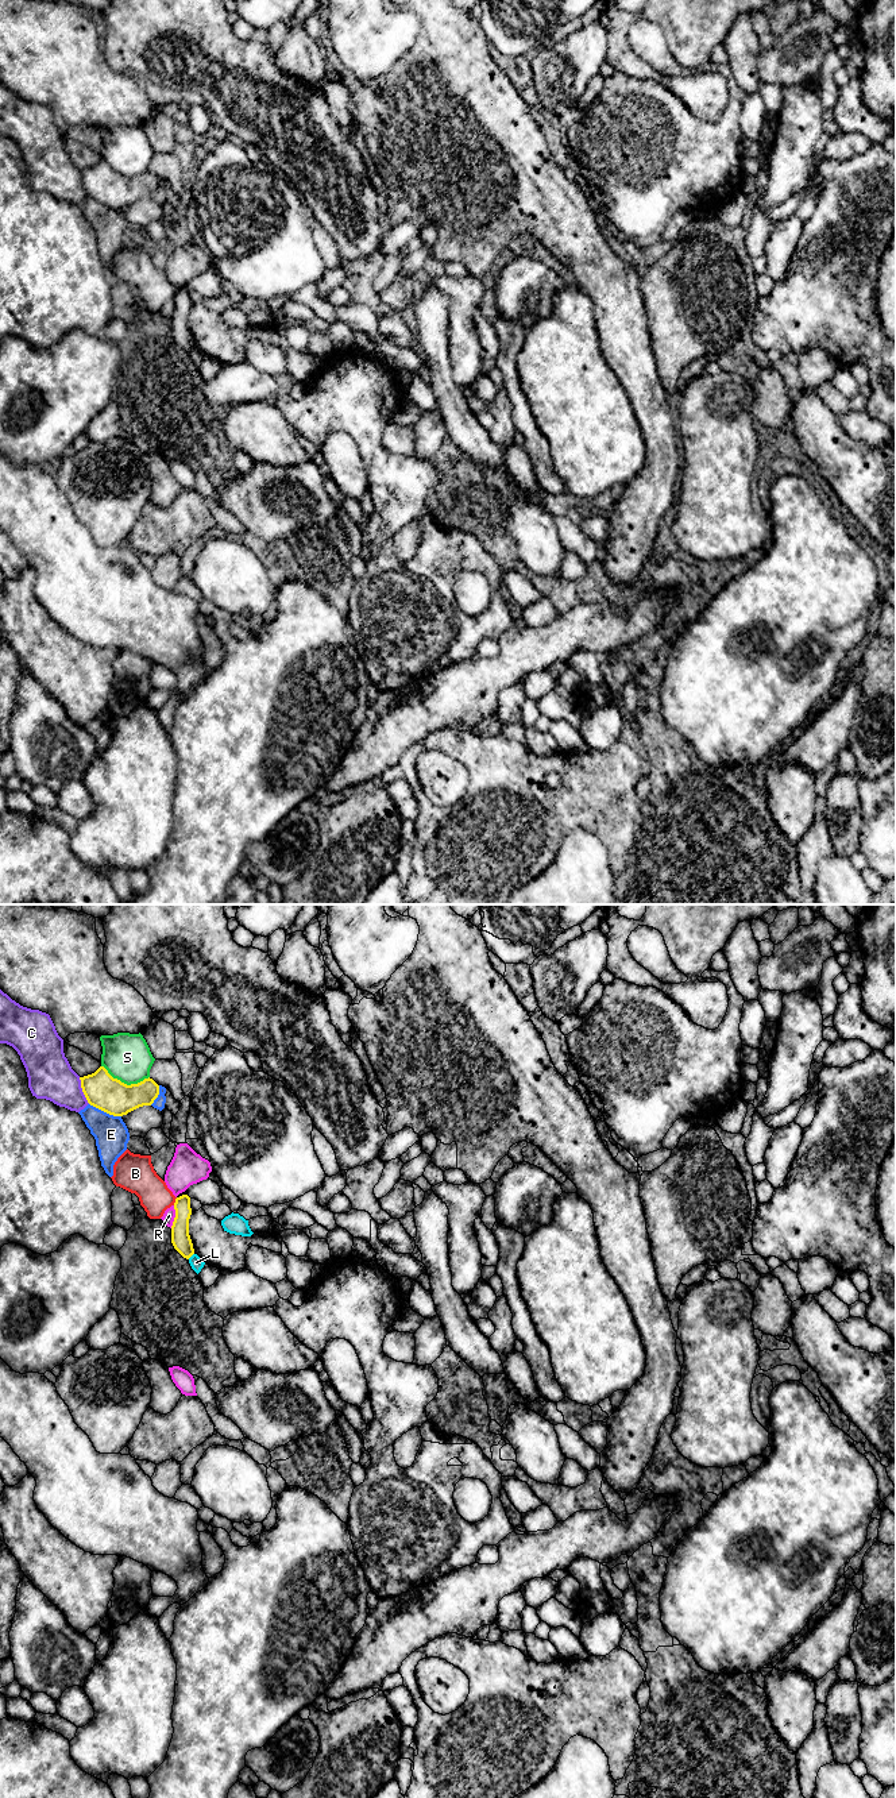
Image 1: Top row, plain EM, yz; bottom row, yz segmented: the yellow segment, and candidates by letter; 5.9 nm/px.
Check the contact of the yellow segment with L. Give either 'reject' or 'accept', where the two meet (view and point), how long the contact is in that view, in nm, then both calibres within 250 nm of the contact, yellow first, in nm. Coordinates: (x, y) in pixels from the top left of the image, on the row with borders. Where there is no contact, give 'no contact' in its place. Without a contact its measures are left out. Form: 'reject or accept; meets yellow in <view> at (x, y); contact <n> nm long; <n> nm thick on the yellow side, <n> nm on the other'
reject; meets yellow in yz at (190, 1256); contact 50 nm long; 120 nm thick on the yellow side, 80 nm on the other

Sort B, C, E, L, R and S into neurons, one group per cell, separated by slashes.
B / C / E / L / R / S

